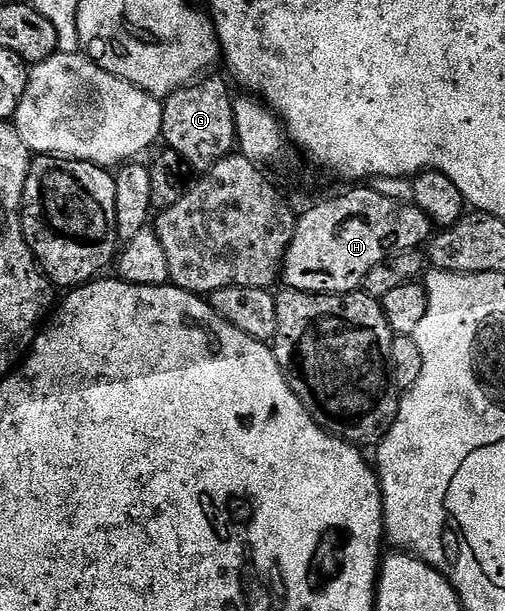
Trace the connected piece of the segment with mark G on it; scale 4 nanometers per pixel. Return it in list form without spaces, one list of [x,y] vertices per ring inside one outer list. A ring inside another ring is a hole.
[[[222,80],[191,82],[165,97],[162,109],[161,139],[165,147],[177,154],[183,165],[191,164],[201,174],[218,160],[235,151],[232,95]]]

